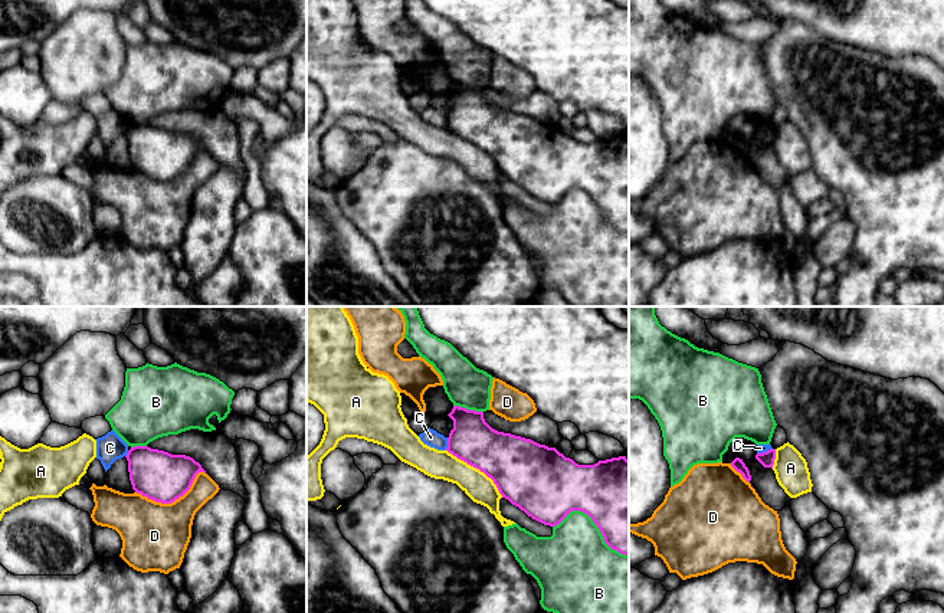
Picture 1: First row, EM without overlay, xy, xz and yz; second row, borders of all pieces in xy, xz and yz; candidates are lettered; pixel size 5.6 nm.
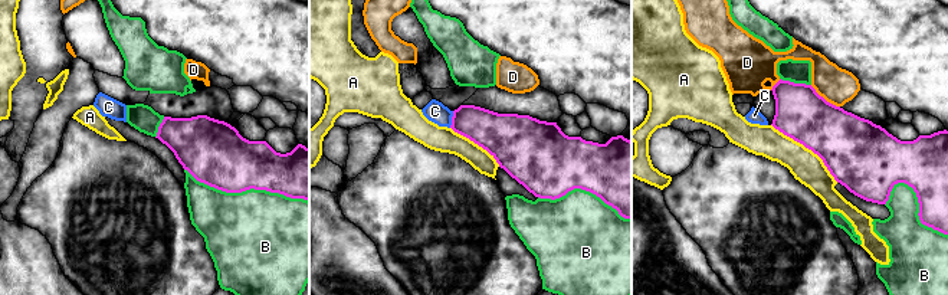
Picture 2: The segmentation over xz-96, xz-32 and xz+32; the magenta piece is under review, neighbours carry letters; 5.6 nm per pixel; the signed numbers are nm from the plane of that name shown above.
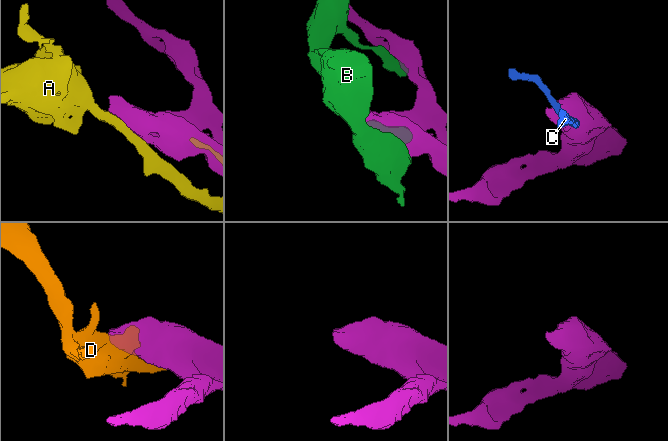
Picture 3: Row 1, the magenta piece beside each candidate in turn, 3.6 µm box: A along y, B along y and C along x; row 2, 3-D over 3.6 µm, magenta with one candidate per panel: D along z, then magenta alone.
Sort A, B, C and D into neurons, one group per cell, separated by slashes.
A / B / C / D

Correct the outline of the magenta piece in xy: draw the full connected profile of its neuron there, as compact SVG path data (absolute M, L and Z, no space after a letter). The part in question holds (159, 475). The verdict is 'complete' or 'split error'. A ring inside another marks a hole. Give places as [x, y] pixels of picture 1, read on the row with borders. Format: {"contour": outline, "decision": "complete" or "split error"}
{"contour": "M134 446L127 453L132 489L148 499L171 504L191 486L196 475L206 471L186 455L171 455L148 446Z", "decision": "complete"}

